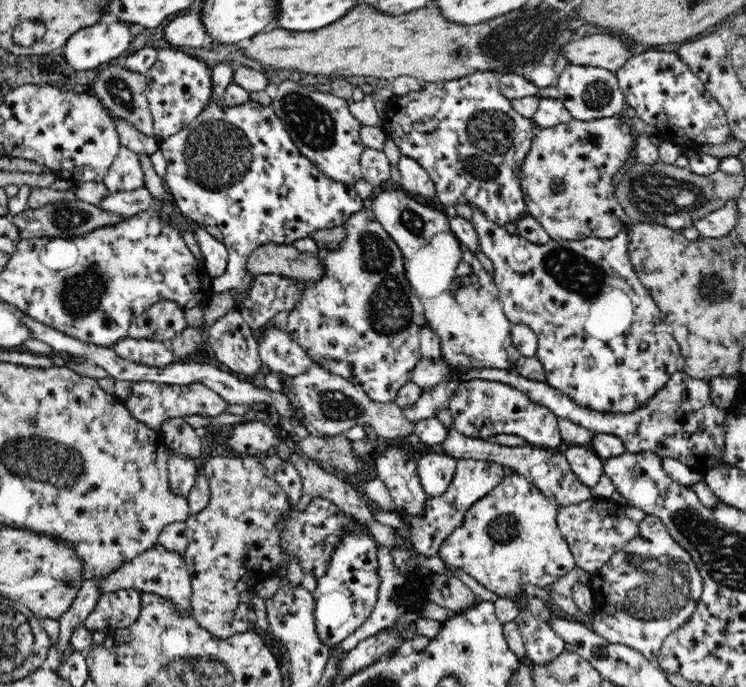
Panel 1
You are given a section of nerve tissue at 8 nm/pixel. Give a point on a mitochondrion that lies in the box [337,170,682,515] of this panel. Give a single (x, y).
(393, 312)

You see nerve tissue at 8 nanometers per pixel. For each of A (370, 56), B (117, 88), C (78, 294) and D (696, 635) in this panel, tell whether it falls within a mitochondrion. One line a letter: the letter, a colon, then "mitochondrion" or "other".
A: other
B: mitochondrion
C: mitochondrion
D: other

